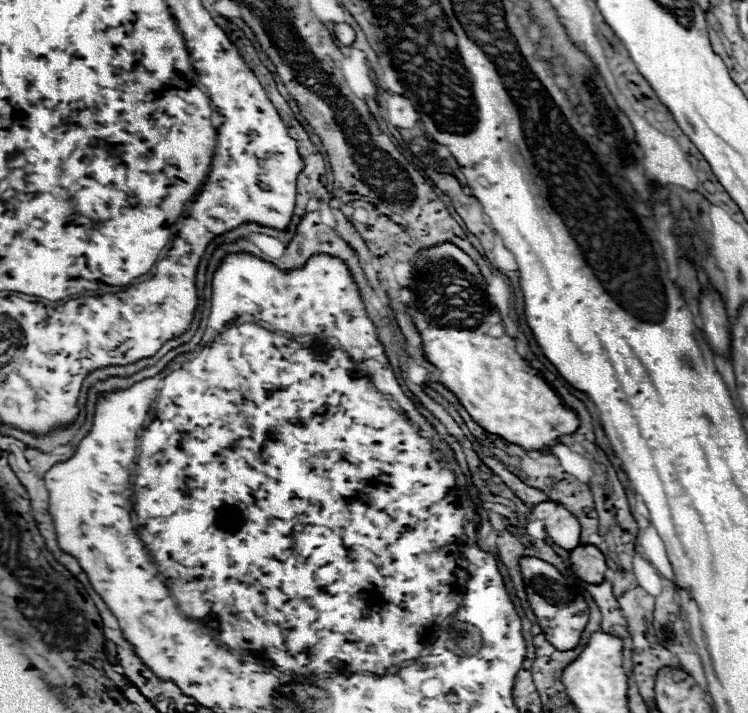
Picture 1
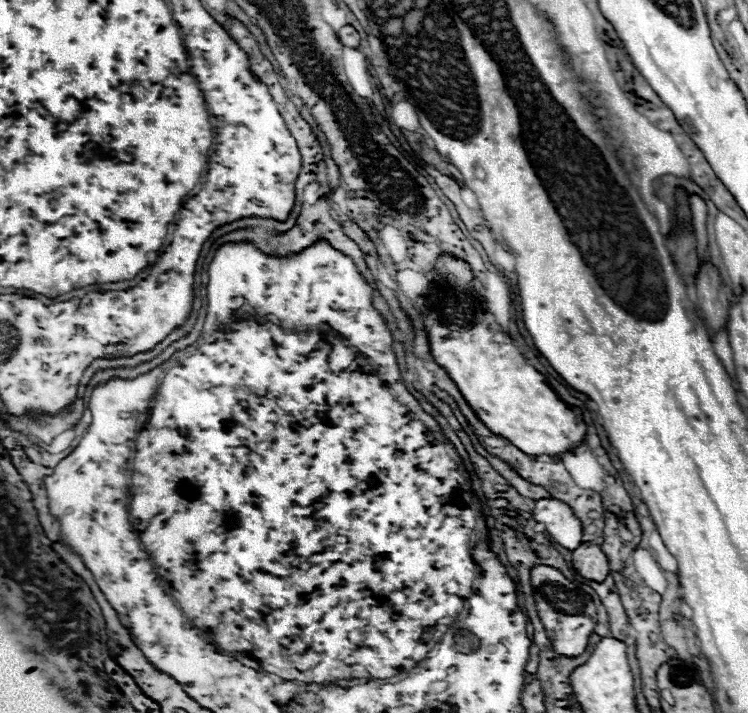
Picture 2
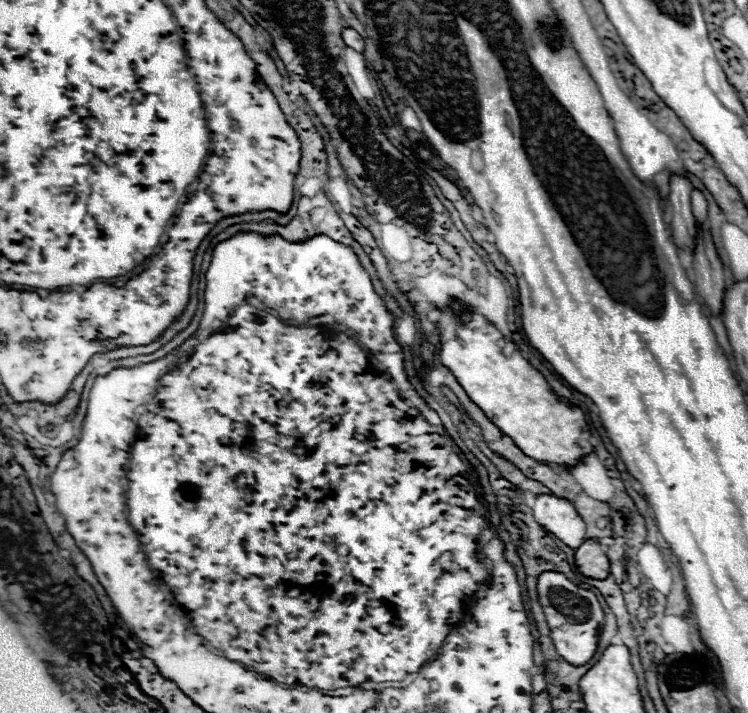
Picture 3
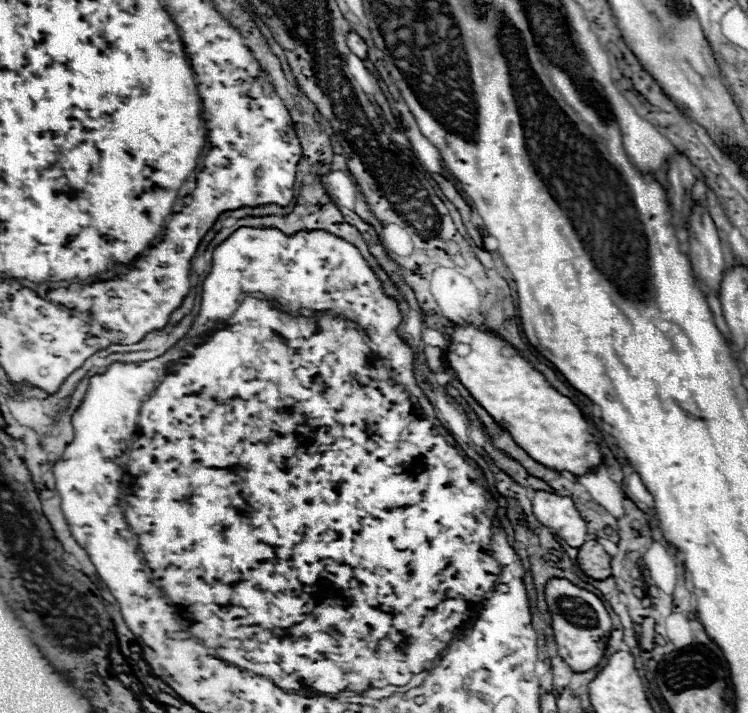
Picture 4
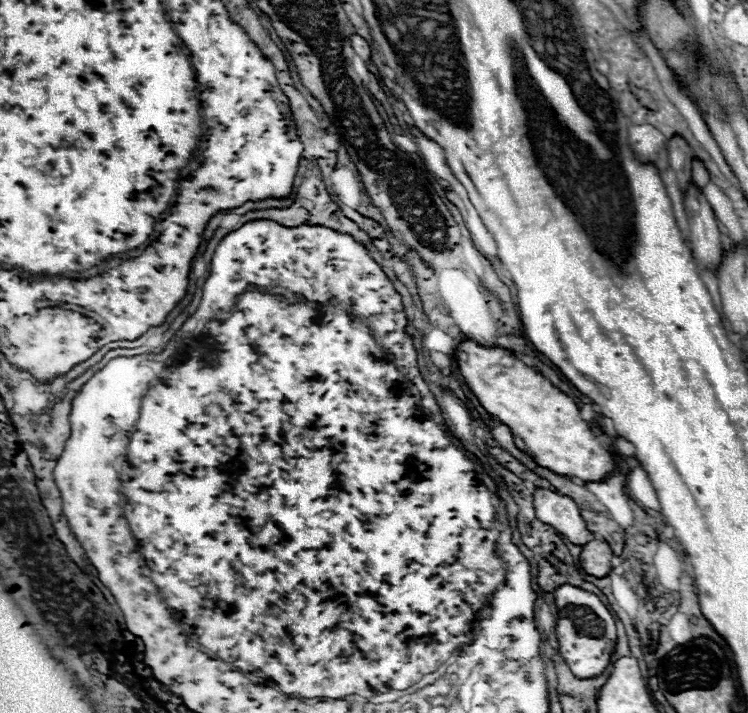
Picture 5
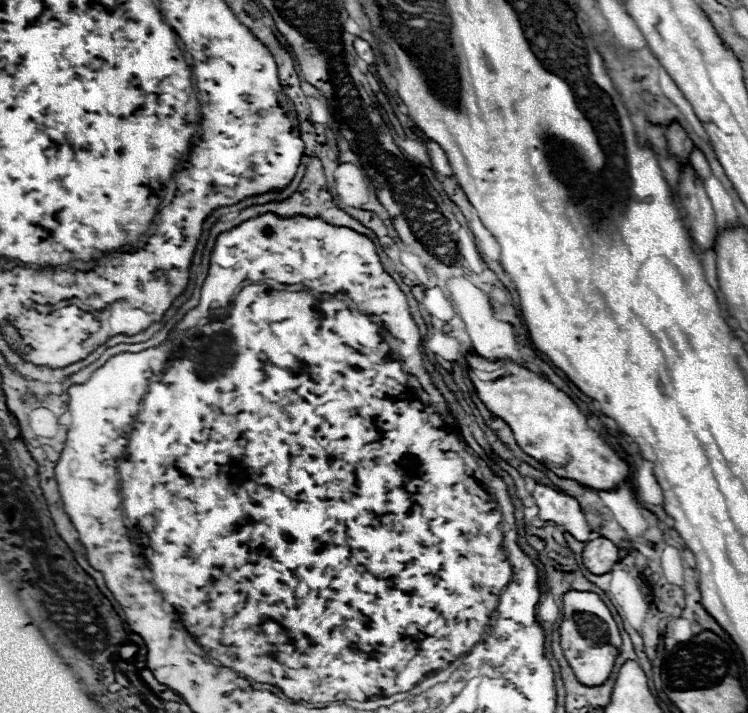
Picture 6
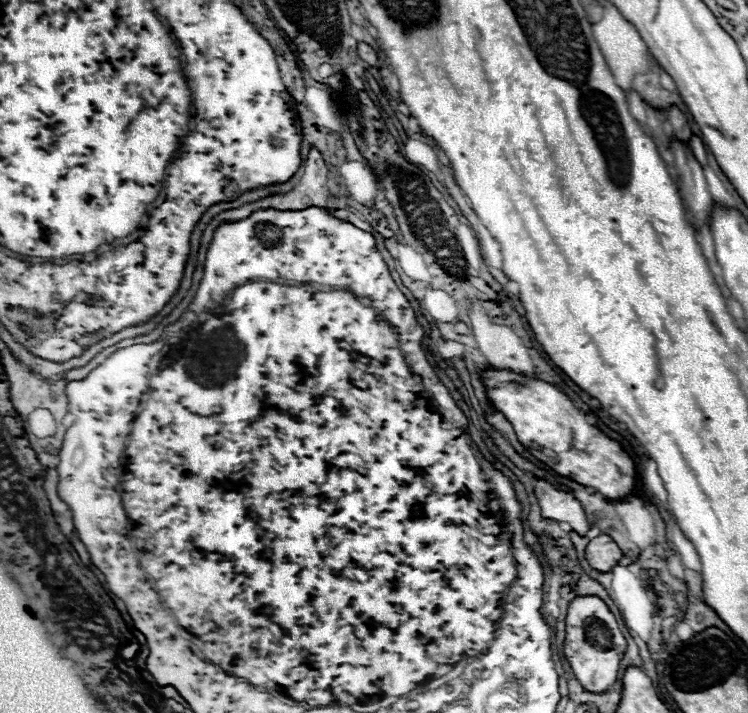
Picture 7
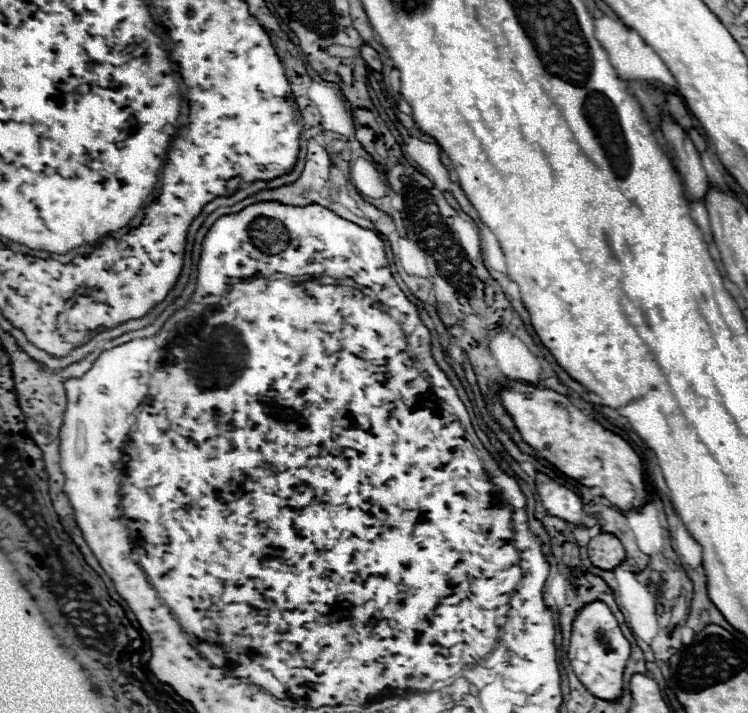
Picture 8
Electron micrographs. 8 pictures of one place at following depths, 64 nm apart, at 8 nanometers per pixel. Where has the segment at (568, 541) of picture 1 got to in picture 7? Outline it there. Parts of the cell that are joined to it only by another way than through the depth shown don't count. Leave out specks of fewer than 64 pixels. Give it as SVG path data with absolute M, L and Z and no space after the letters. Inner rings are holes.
M536 480L534 496L538 498L542 518L568 522L574 532L578 532L580 536L586 536L586 532L590 530L590 522L586 520L582 504L572 494L554 488L546 480Z

